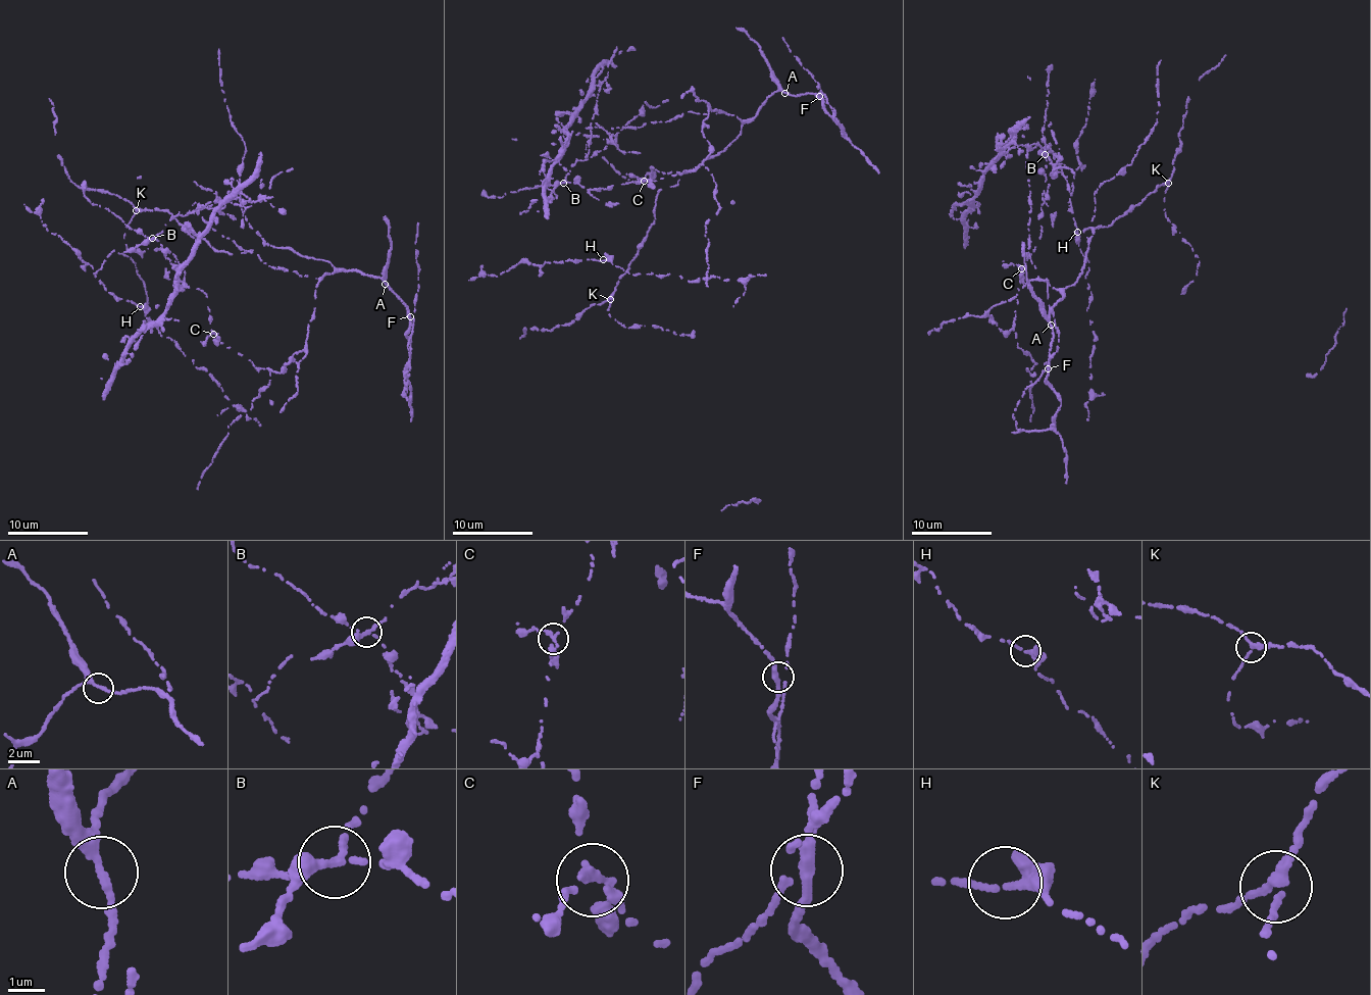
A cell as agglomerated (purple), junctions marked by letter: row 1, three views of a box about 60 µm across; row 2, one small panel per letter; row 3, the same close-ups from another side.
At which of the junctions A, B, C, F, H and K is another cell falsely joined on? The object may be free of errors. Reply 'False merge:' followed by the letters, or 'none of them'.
False merge: B

